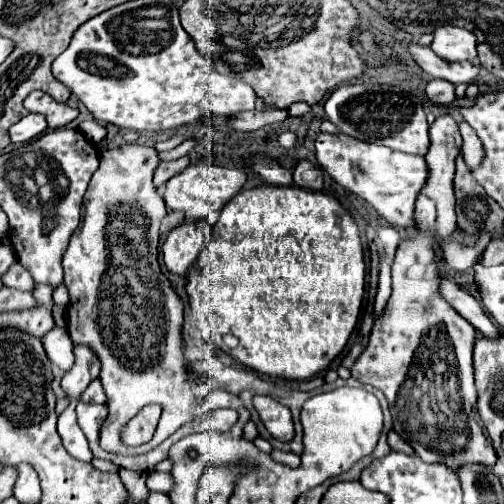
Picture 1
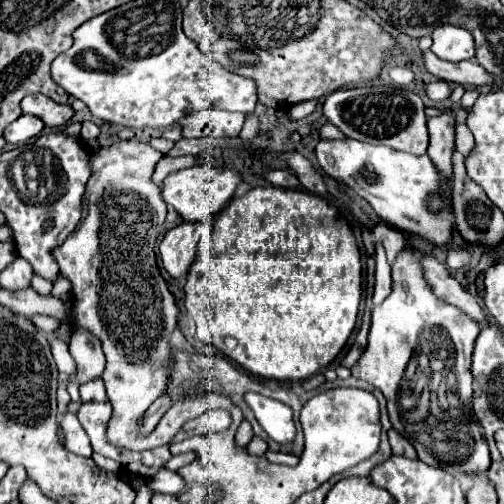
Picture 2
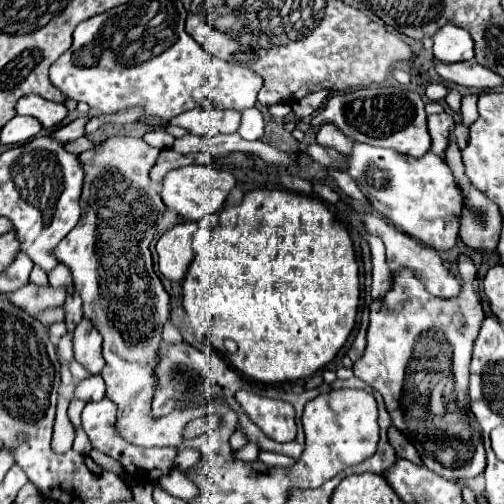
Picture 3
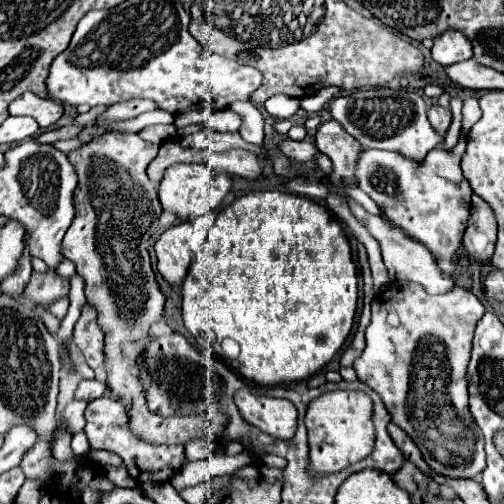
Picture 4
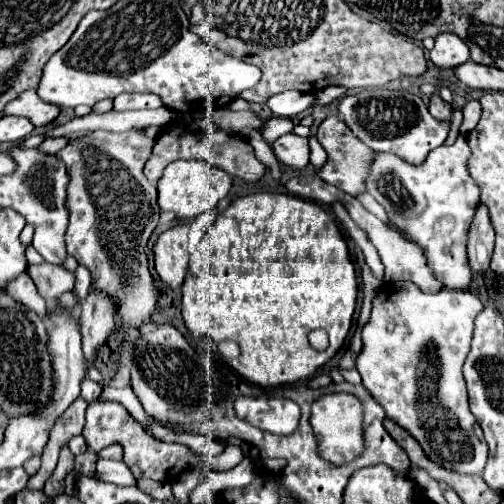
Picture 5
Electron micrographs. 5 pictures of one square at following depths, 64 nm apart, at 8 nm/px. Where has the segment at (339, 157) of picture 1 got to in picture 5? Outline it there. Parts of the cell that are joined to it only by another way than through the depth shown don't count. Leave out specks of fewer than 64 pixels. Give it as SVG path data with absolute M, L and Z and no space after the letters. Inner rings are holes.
M284 134L280 136L274 144L272 150L276 154L276 158L292 168L304 168L308 164L308 156L310 156L310 148L308 148L308 138L300 138L296 134ZM458 136L452 146L434 148L418 166L400 160L396 154L374 152L370 176L366 178L366 192L384 206L388 220L420 244L426 258L430 258L434 274L444 280L444 286L458 290L466 290L472 278L466 238L480 200L480 188L472 184L468 174L468 156L470 148L464 136Z

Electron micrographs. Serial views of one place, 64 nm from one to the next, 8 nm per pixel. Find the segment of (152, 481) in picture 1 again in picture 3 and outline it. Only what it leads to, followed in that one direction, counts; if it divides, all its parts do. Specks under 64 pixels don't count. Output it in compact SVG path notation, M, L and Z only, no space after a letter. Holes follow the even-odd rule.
M173 469L168 476L162 476L158 480L158 486L166 488L166 492L170 492L173 496L178 498L184 498L184 500L190 500L194 498L198 492L196 492L196 484L188 480L188 476L184 476L178 469Z

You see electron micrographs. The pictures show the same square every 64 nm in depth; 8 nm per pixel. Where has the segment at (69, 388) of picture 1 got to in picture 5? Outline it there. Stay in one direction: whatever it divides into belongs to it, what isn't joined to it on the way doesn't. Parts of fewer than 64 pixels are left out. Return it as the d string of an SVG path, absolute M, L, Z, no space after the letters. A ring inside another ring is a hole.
M90 292L90 296L82 302L80 312L80 334L84 358L88 358L88 366L94 366L98 358L100 346L108 340L108 332L114 330L116 306L114 302L100 292Z

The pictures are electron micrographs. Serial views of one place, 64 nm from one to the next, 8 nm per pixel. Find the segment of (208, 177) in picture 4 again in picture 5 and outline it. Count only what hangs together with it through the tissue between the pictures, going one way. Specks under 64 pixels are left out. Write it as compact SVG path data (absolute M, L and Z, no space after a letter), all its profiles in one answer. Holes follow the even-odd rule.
M180 160L166 166L164 176L158 182L158 206L162 210L174 212L178 218L196 218L202 212L212 210L232 186L232 178L206 162L200 160Z

